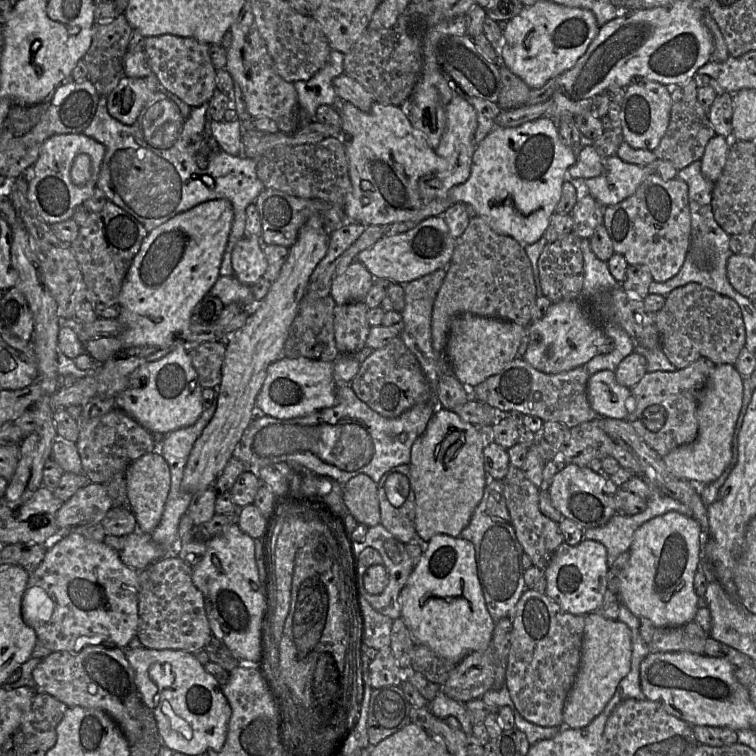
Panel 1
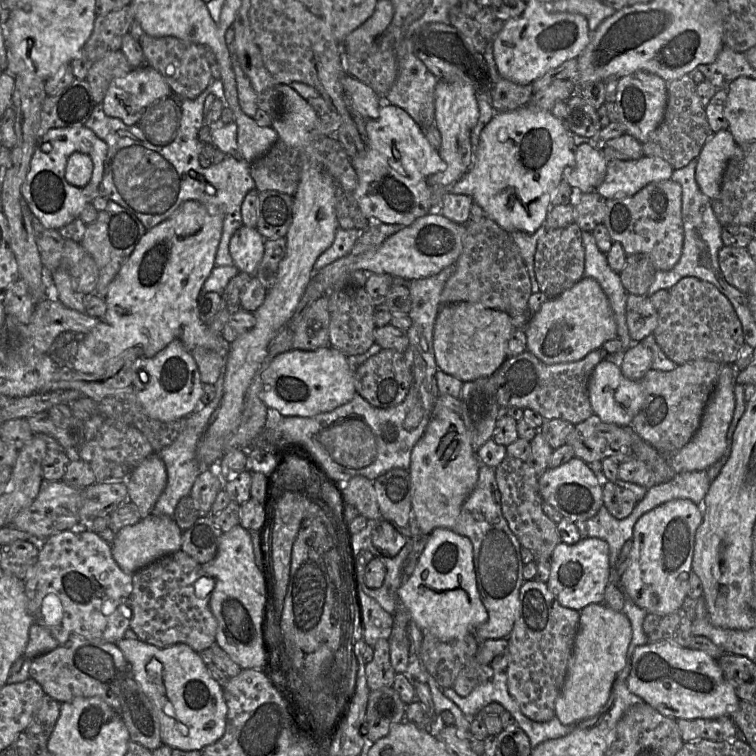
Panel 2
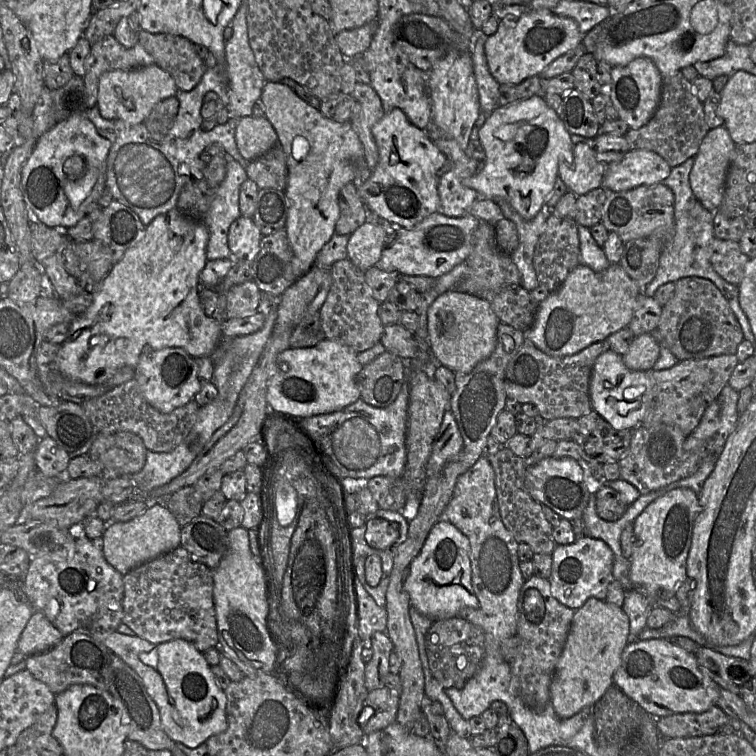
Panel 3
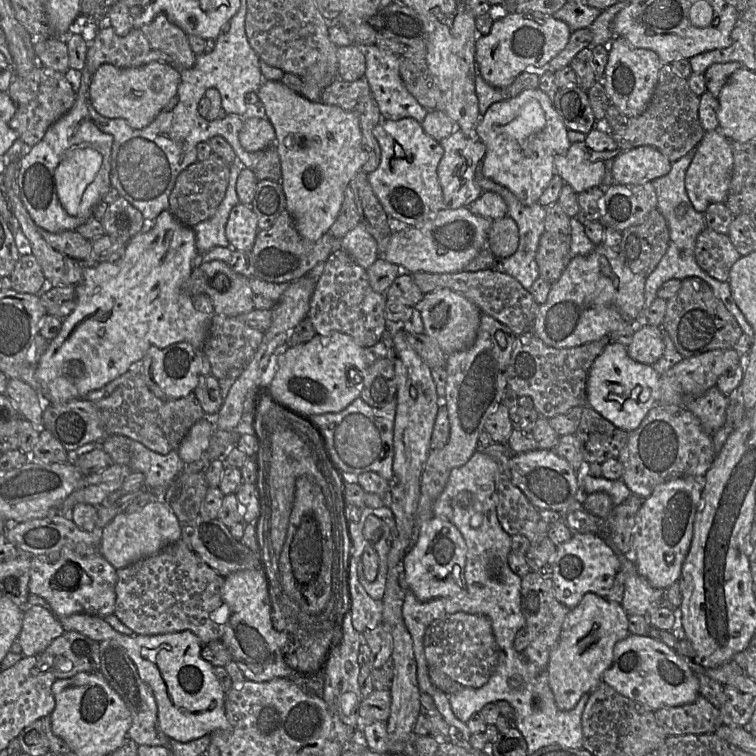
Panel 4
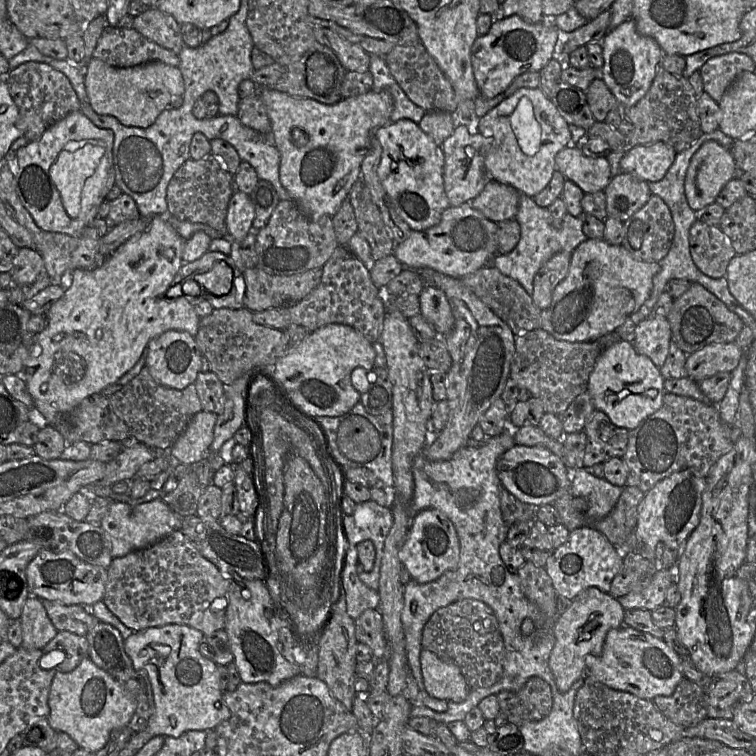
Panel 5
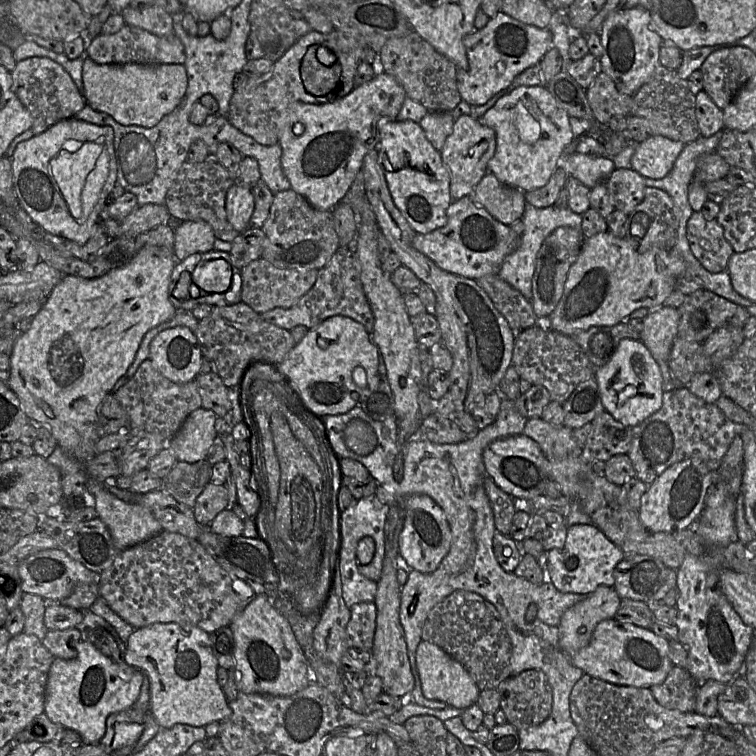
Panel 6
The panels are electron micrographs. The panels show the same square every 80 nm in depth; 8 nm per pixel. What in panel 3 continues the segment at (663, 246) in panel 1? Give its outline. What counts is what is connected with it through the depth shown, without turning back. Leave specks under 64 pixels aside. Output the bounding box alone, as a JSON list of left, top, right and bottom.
[601,183,674,244]

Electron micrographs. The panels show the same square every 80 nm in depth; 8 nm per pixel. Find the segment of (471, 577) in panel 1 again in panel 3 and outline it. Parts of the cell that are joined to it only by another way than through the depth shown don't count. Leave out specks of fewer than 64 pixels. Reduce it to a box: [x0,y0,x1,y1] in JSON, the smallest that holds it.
[404,520,478,620]

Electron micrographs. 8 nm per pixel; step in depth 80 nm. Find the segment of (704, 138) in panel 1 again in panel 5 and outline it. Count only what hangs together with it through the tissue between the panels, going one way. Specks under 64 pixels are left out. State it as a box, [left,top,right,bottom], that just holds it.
[587,66,703,153]

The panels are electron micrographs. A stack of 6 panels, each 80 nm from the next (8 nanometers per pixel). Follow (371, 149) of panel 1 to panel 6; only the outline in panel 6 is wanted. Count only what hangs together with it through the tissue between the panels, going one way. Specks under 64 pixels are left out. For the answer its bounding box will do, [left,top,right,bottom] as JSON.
[377,121,453,234]

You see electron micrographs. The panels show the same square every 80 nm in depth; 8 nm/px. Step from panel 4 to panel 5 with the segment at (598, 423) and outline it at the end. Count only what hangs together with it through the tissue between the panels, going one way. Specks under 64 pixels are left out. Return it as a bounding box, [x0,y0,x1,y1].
[583,410,629,467]

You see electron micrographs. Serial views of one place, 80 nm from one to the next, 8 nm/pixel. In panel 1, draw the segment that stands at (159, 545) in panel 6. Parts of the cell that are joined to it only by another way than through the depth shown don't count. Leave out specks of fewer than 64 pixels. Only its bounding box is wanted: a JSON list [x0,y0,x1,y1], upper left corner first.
[137,556,212,653]

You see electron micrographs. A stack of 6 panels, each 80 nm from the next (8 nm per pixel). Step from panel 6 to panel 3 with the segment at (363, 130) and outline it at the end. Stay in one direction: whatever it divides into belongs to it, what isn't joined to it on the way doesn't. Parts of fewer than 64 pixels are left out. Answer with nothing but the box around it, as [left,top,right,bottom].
[260,82,364,279]

